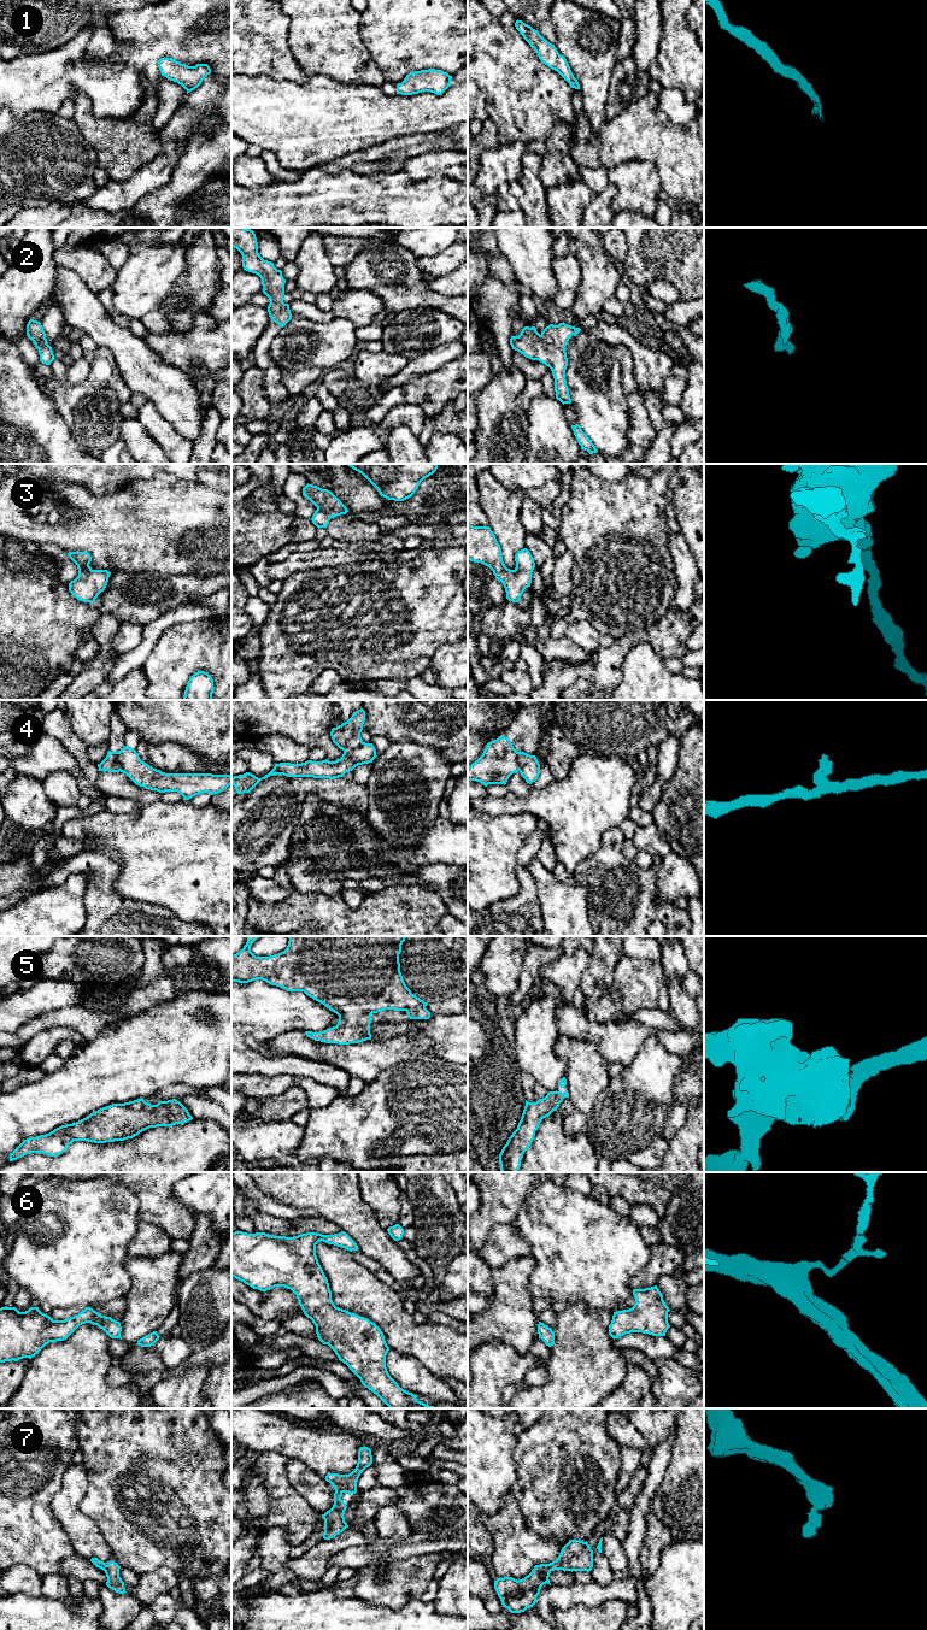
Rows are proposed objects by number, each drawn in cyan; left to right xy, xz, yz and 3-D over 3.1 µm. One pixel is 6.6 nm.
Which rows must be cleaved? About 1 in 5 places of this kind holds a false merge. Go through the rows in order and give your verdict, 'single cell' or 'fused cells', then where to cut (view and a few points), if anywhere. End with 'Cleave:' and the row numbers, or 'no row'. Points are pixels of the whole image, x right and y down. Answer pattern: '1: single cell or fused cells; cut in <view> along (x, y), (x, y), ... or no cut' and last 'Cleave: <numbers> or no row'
1: single cell; no cut
2: single cell; no cut
3: single cell; no cut
4: fused cells; cut in xz along (363, 742), (344, 752)
5: single cell; no cut
6: single cell; no cut
7: single cell; no cut
Cleave: 4

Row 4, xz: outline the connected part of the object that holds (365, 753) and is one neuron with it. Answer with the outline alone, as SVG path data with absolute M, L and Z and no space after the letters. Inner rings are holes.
M363 742L359 747L344 752L342 757L335 761L329 761L328 759L322 761L307 760L301 764L291 764L291 763L280 763L275 764L274 769L262 778L256 777L254 775L246 772L244 775L231 777L231 783L235 787L237 794L250 793L262 779L265 779L274 775L283 775L287 777L313 777L313 778L339 778L342 777L346 772L352 771L356 766L372 763L376 758L376 749L372 743Z

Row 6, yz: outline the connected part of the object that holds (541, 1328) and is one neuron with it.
M541 1322L538 1324L538 1334L546 1346L551 1347L555 1343L555 1332Z

